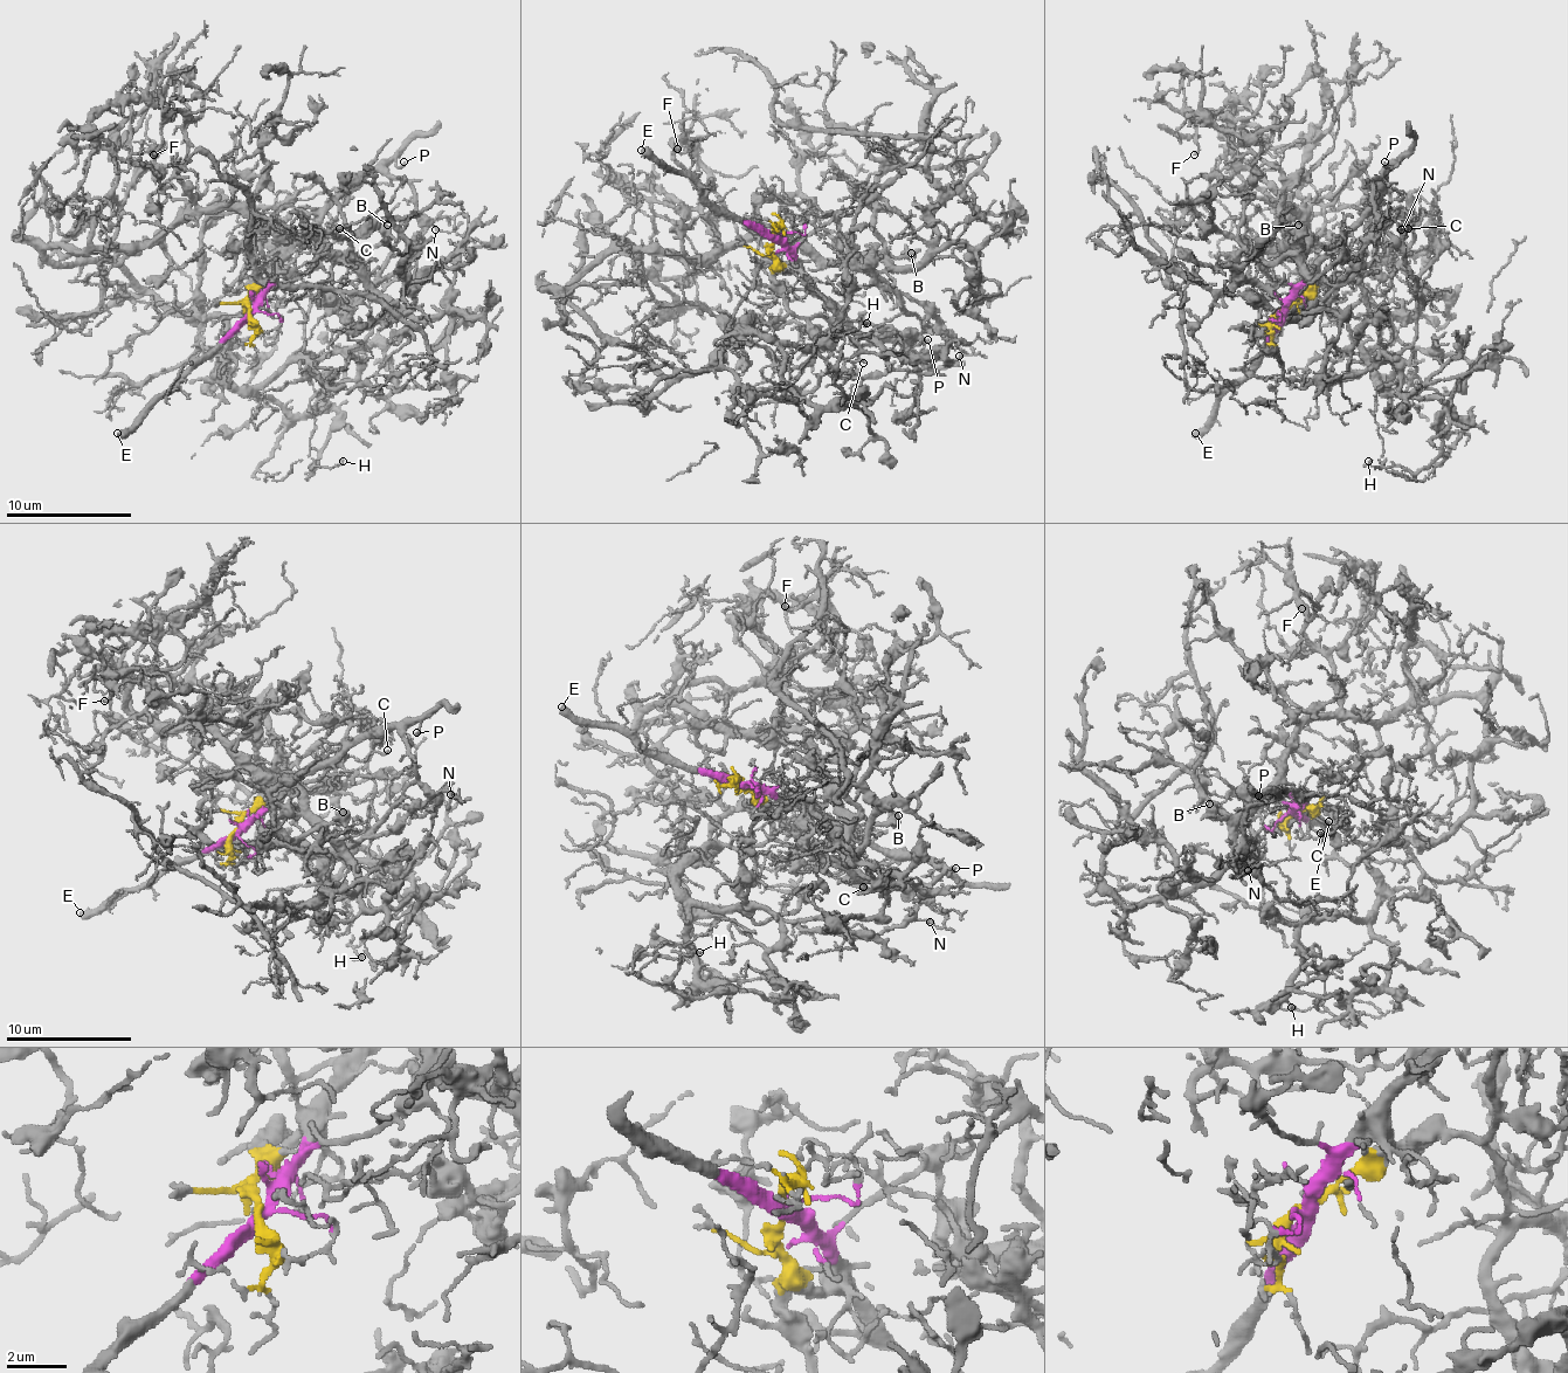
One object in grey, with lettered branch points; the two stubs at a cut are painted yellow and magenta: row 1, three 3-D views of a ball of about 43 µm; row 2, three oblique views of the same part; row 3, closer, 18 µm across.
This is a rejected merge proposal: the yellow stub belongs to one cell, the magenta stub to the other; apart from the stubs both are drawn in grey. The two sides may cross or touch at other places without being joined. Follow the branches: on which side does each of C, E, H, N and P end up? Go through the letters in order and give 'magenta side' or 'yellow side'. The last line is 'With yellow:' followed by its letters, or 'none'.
C: magenta side
E: magenta side
H: yellow side
N: magenta side
P: magenta side
With yellow: H

